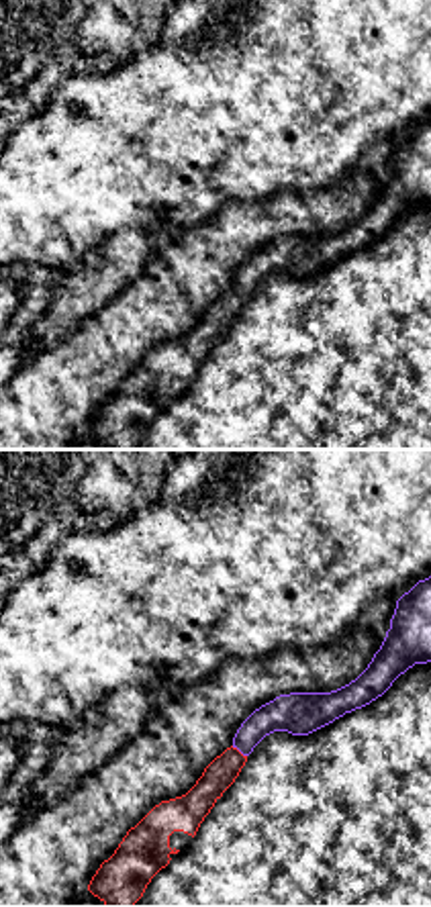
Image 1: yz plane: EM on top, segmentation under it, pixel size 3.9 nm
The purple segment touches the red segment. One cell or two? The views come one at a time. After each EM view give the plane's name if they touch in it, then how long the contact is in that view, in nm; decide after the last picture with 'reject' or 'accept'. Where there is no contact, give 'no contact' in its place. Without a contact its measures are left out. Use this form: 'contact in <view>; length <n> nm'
contact in yz; length 80 nm

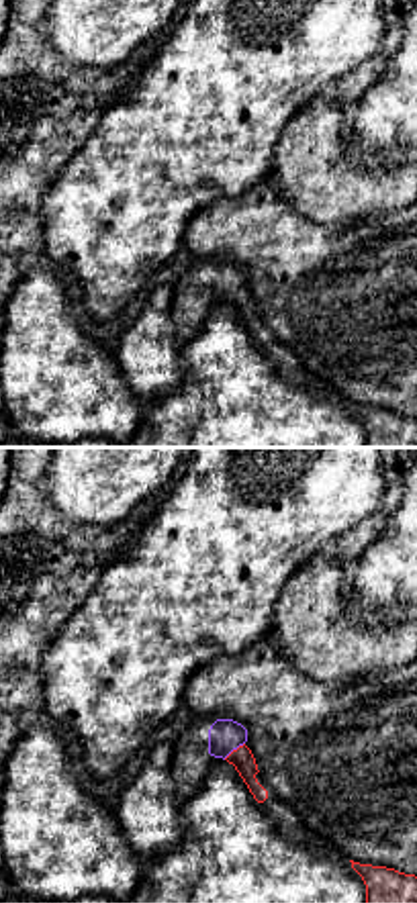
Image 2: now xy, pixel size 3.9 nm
contact in xy; length 110 nm

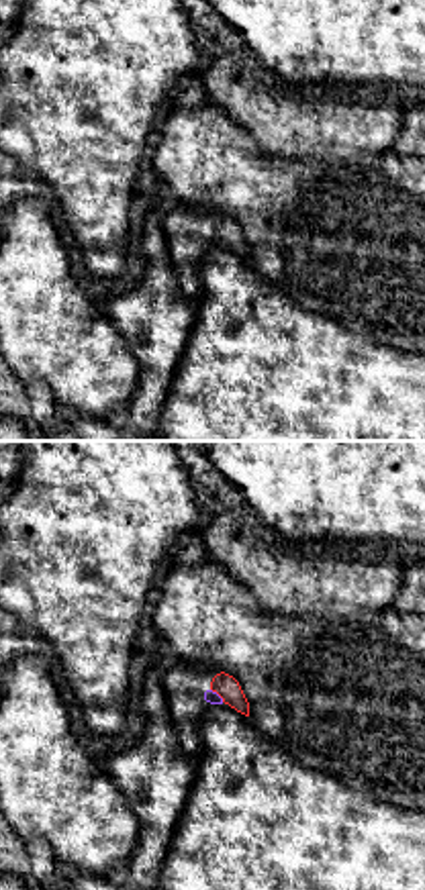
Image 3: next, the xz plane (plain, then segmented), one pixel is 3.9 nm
contact in xz; length 80 nm

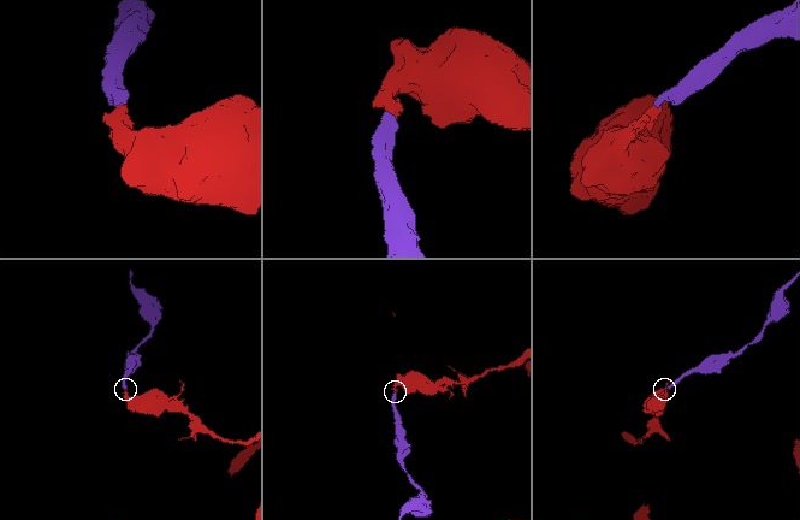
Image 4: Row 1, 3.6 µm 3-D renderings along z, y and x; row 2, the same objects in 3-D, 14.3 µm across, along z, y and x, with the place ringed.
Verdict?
accept

